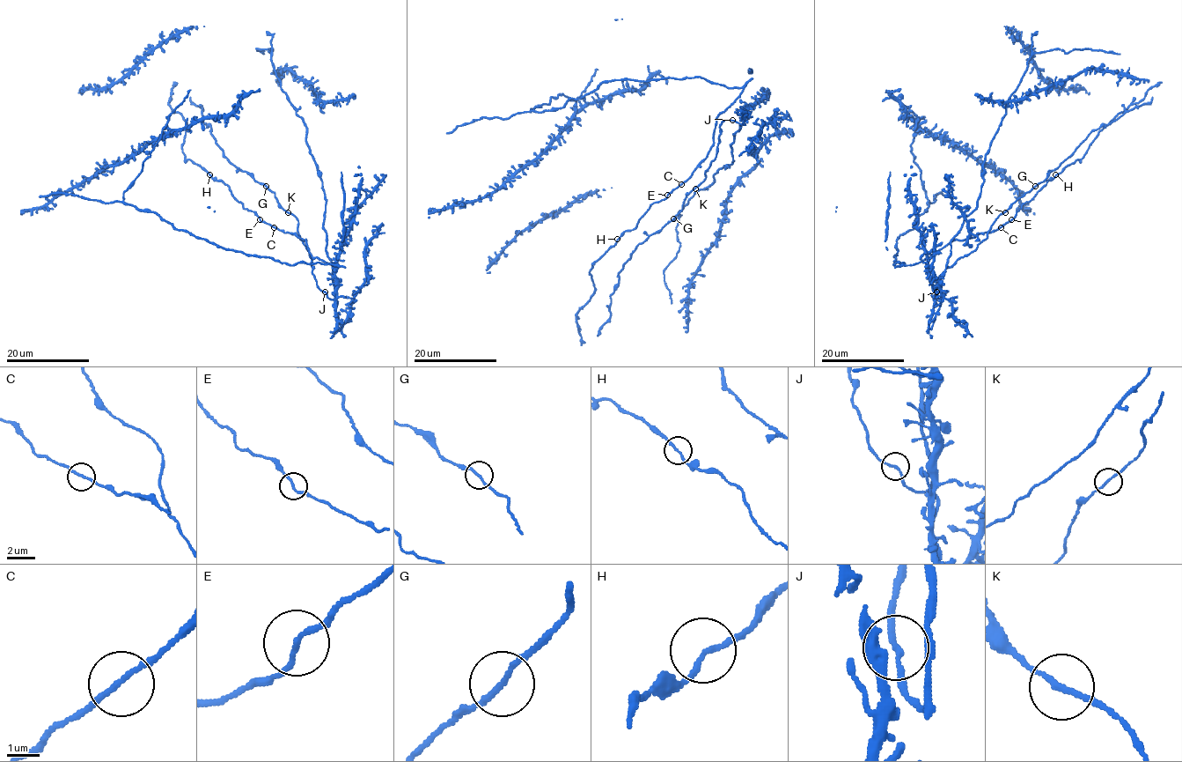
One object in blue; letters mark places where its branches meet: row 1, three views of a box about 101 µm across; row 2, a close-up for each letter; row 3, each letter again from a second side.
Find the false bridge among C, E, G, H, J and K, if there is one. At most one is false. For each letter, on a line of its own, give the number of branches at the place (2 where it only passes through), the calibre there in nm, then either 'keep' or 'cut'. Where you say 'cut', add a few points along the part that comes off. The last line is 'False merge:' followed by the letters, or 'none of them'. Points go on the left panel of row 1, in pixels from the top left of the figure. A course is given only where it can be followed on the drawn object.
C: 2 | 150 nm | keep
E: 2 | 160 nm | keep
G: 2 | 150 nm | keep
H: 2 | 140 nm | keep
J: 2 | 150 nm | keep
K: 2 | 150 nm | keep
False merge: none of them

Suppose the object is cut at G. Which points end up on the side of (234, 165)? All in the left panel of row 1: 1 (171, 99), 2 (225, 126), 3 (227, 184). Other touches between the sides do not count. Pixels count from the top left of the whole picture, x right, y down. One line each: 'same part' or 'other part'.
1: other part
2: other part
3: other part

